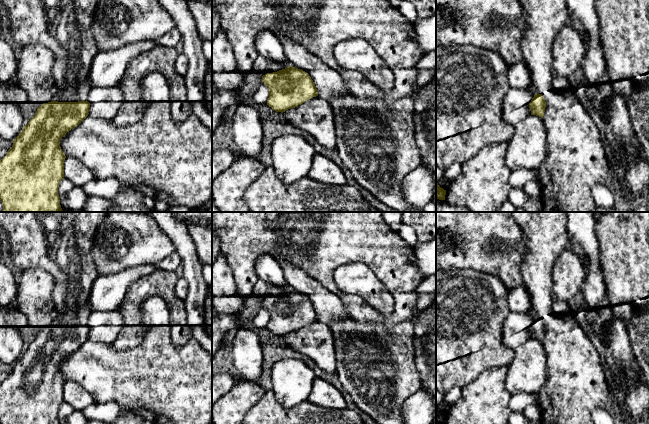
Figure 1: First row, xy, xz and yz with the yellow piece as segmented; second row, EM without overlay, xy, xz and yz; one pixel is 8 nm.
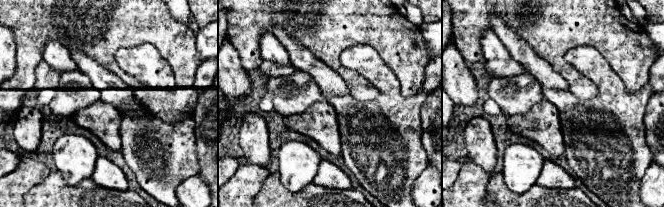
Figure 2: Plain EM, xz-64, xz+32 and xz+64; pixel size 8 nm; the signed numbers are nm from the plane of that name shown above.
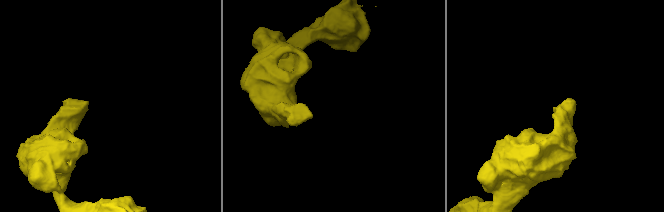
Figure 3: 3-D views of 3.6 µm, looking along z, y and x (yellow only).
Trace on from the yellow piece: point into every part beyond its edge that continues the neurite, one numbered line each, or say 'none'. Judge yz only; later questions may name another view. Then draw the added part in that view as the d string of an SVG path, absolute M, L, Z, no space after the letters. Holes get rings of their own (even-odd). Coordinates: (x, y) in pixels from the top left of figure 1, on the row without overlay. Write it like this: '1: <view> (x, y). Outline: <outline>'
1: yz (545, 235). Outline: M511 212L521 227L526 255L521 264L522 284L530 294L531 305L526 312L533 318L542 318L552 311L552 272L560 254L568 247L567 218L565 212Z

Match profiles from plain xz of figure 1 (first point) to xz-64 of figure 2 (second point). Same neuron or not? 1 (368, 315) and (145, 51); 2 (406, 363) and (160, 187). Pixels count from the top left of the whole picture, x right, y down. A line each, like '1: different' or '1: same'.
1: different
2: same

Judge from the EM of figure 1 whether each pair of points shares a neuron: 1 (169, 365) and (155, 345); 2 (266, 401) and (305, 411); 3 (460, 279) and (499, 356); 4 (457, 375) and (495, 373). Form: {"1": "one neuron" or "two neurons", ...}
{"1": "one neuron", "2": "one neuron", "3": "one neuron", "4": "two neurons"}

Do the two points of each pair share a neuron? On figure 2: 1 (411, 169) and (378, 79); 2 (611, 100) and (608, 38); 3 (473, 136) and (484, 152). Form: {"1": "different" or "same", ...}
{"1": "same", "2": "different", "3": "same"}

